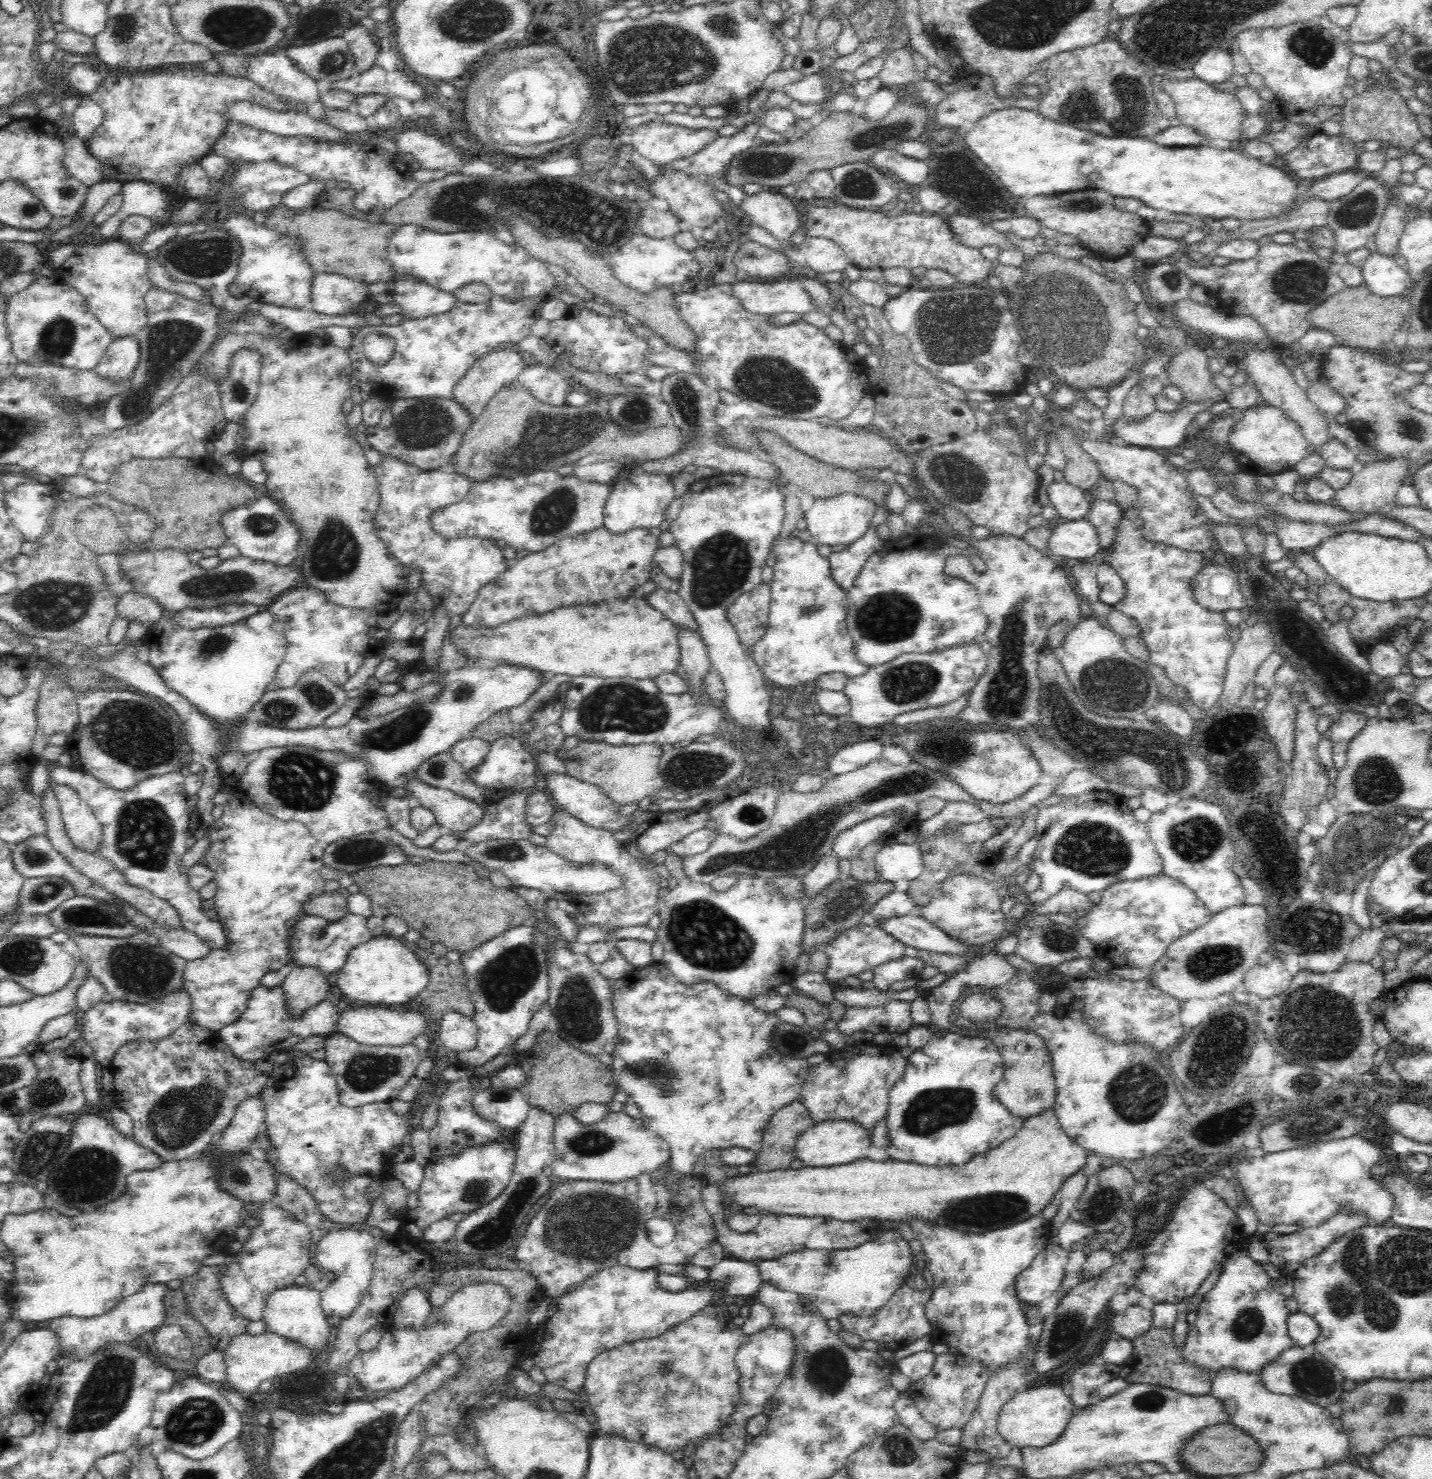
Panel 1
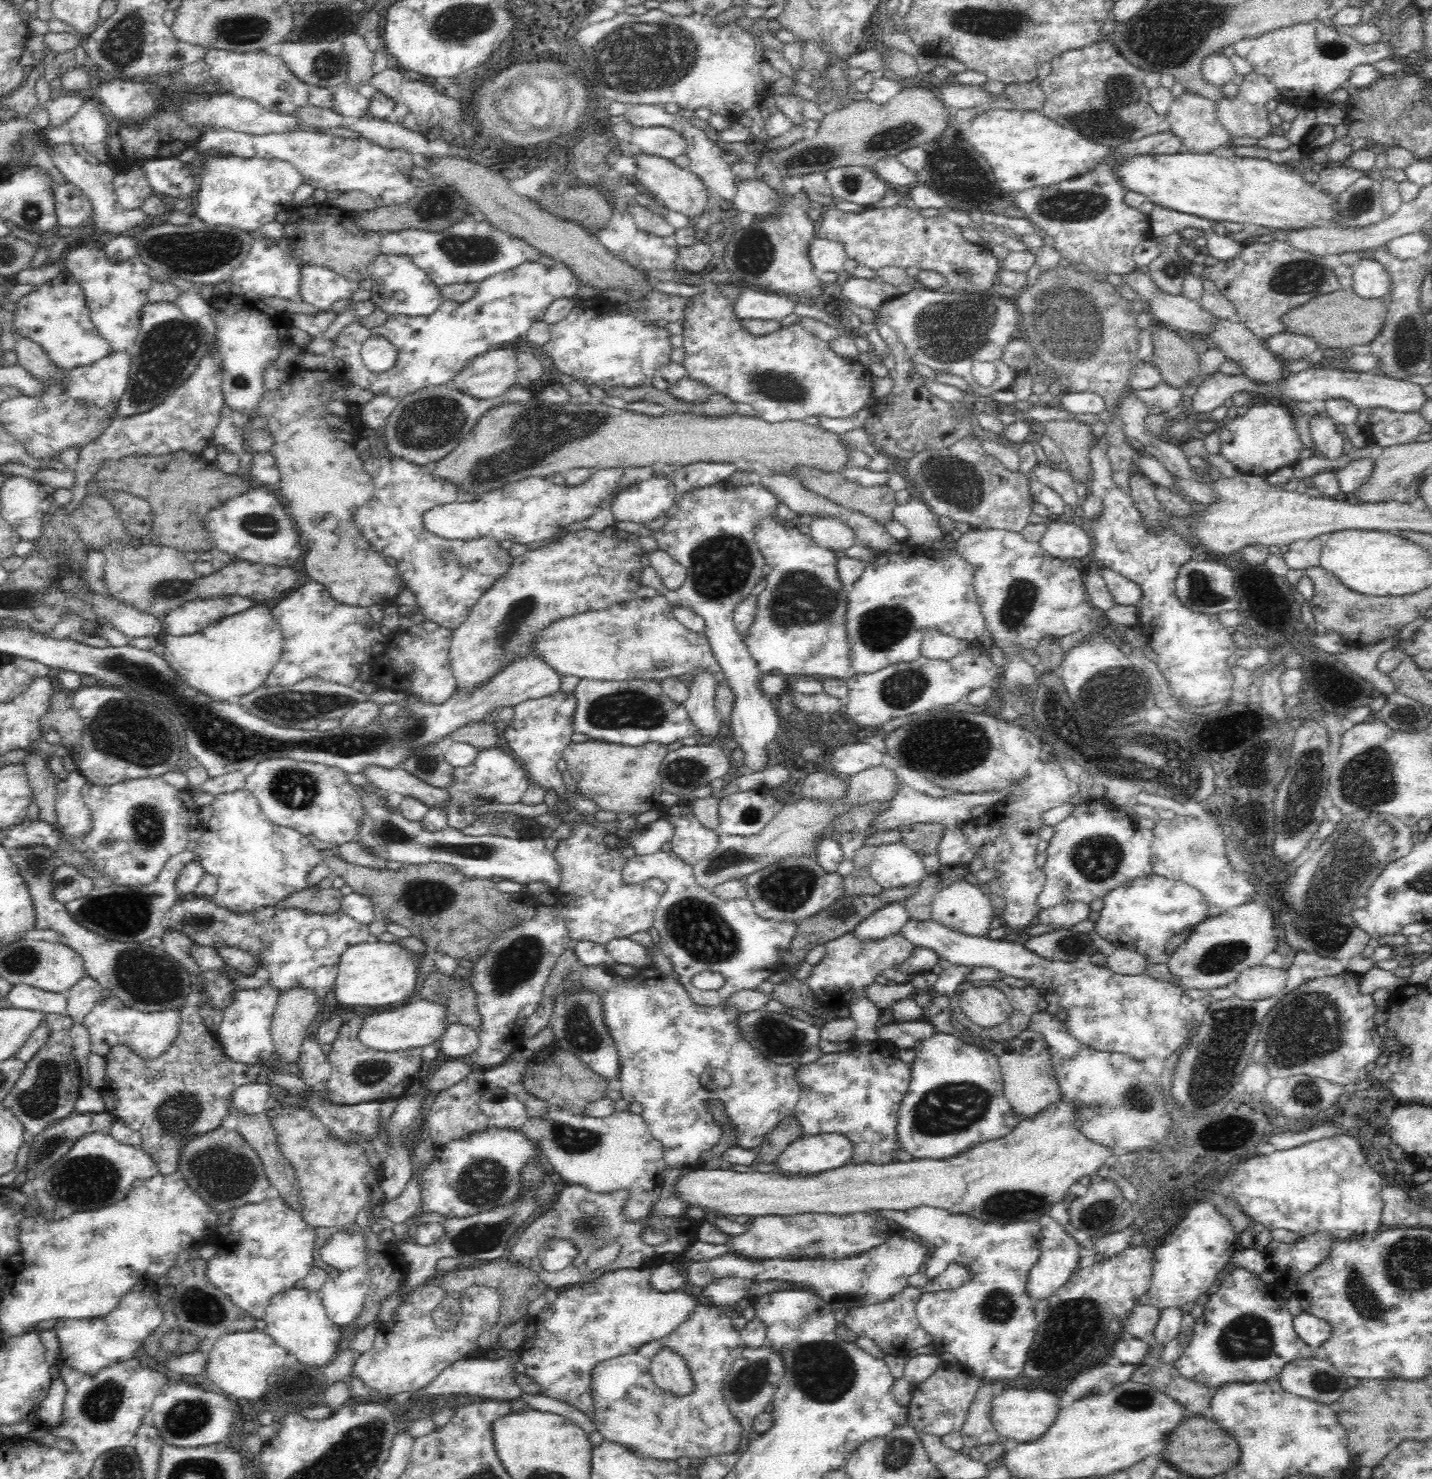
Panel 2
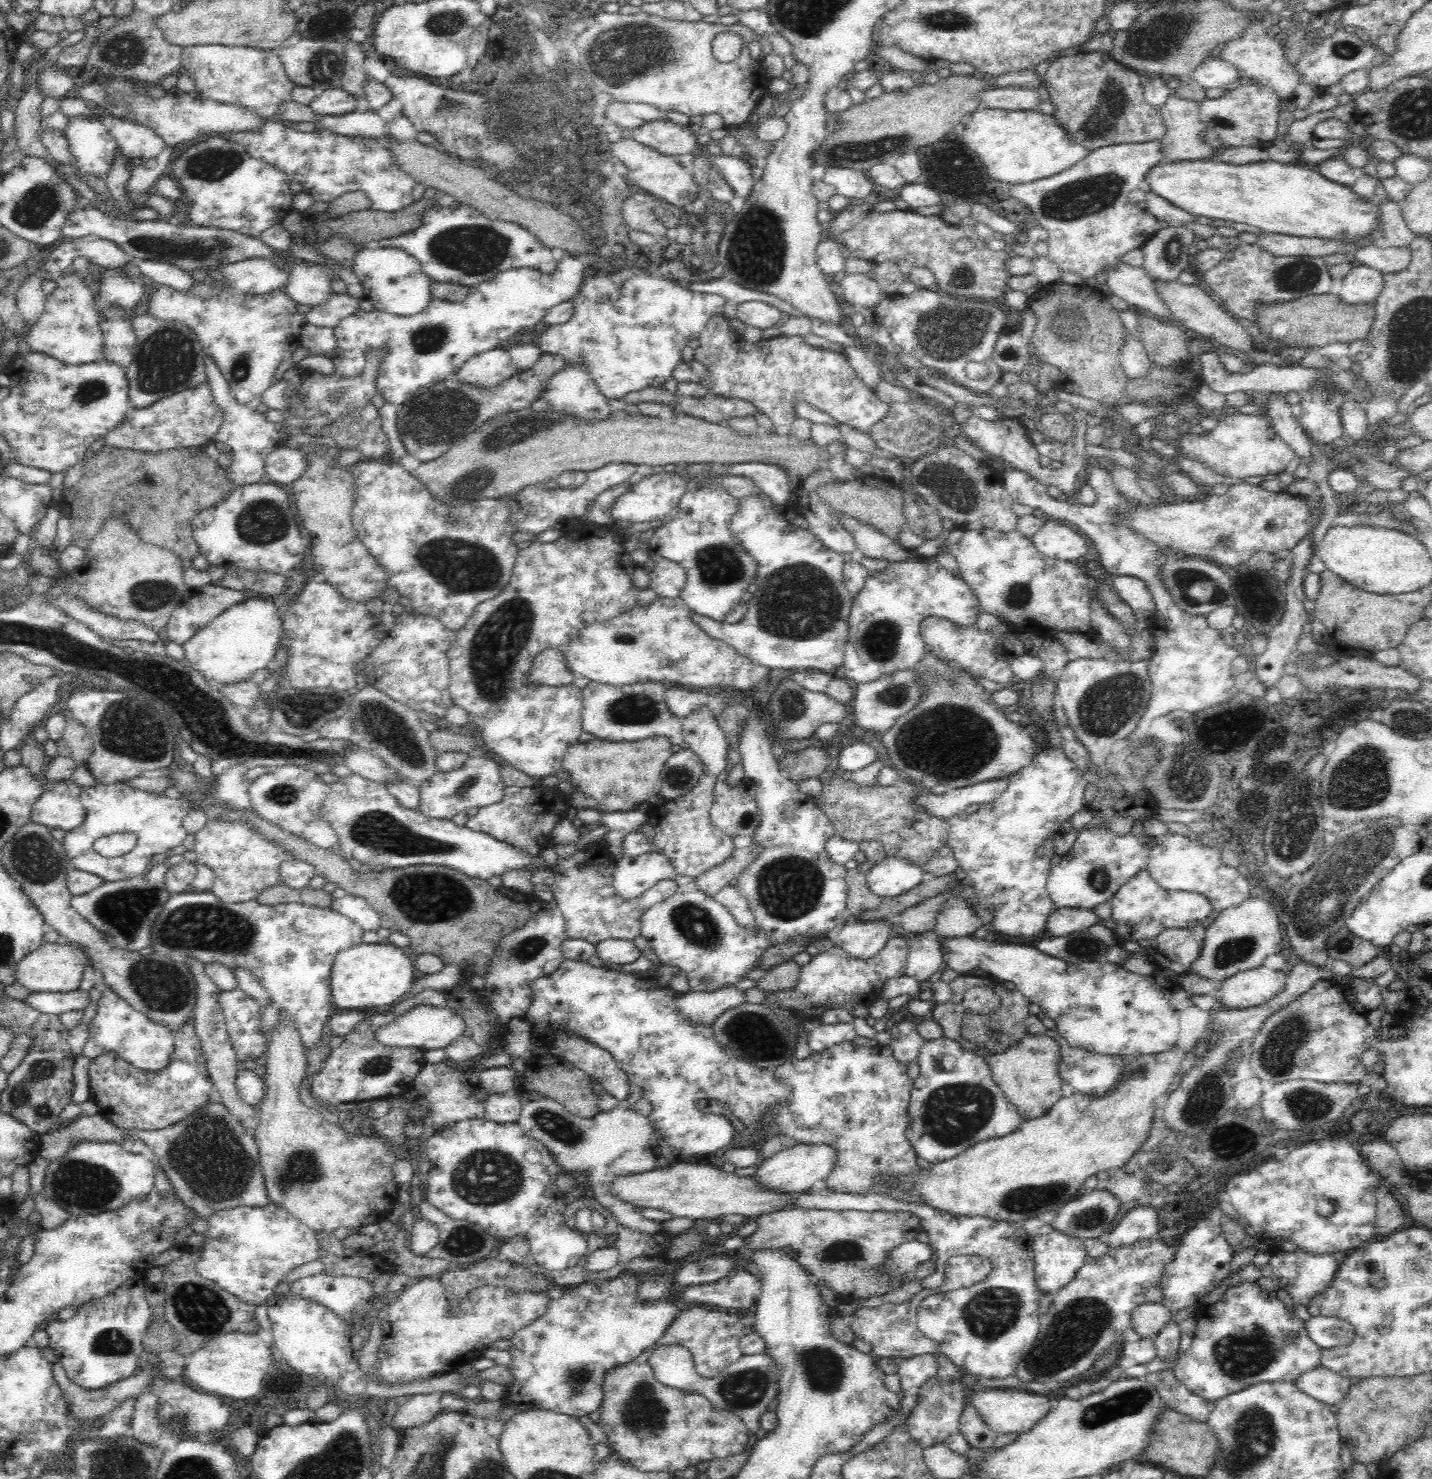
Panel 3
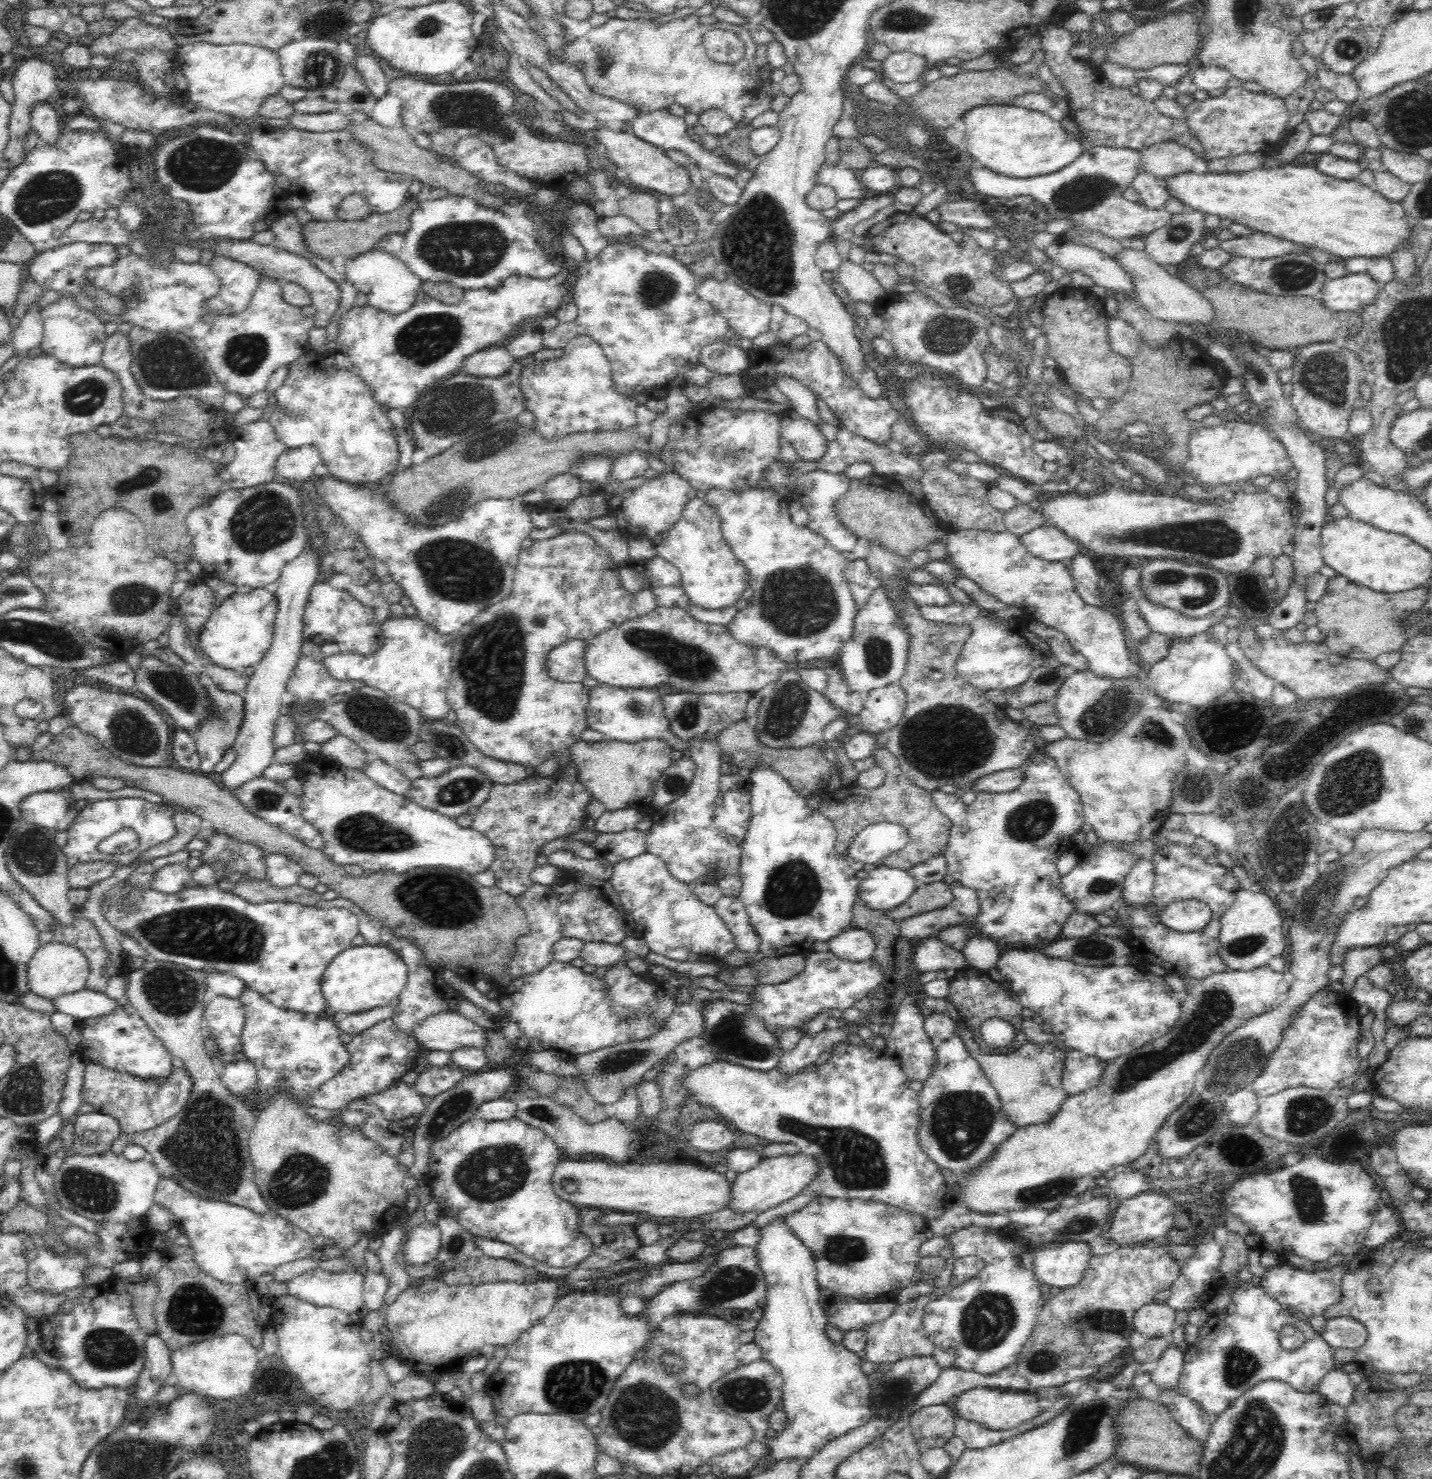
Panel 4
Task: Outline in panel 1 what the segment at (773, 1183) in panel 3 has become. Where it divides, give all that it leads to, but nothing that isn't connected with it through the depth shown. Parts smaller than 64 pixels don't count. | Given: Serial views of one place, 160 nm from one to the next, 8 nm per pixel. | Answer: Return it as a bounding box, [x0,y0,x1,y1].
[794,1121,870,1167]

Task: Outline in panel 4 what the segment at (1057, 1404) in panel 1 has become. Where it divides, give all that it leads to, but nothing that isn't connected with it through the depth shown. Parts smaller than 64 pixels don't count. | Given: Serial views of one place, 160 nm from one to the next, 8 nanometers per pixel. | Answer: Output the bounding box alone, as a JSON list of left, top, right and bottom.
[951,1387,1042,1433]

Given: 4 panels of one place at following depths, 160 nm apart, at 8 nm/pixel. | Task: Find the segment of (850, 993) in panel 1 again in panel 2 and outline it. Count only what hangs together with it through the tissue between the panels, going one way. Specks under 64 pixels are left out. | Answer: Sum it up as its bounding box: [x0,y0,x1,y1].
[849,998,882,1044]

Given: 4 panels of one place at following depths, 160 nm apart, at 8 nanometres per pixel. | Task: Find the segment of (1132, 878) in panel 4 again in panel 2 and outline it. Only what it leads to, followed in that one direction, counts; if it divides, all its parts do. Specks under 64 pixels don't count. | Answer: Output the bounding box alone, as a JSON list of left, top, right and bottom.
[1095,872,1208,965]

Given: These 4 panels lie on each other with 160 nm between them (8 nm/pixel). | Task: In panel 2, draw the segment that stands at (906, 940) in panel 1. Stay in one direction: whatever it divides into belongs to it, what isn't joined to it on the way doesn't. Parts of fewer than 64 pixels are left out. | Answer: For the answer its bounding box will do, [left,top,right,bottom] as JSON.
[901,919,1195,1062]

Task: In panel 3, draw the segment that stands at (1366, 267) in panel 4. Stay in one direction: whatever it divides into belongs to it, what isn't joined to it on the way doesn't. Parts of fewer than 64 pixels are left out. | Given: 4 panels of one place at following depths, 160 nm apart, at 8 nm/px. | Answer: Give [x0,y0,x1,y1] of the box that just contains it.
[1349,244,1411,277]

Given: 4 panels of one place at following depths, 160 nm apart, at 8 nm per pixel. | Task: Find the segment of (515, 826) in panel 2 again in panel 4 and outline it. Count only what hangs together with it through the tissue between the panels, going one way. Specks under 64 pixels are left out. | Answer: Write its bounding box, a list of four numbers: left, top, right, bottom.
[470,759,594,897]

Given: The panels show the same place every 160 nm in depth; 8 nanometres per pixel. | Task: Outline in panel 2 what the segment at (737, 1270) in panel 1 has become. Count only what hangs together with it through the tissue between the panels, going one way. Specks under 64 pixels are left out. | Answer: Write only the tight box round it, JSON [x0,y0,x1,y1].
[701,1277,754,1308]

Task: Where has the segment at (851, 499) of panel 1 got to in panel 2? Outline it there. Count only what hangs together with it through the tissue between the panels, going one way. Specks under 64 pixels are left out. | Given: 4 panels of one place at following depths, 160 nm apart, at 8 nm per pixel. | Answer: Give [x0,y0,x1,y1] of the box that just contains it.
[810,515,854,551]

